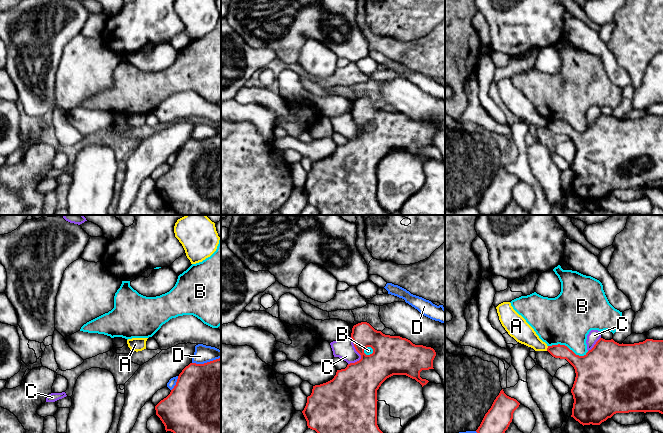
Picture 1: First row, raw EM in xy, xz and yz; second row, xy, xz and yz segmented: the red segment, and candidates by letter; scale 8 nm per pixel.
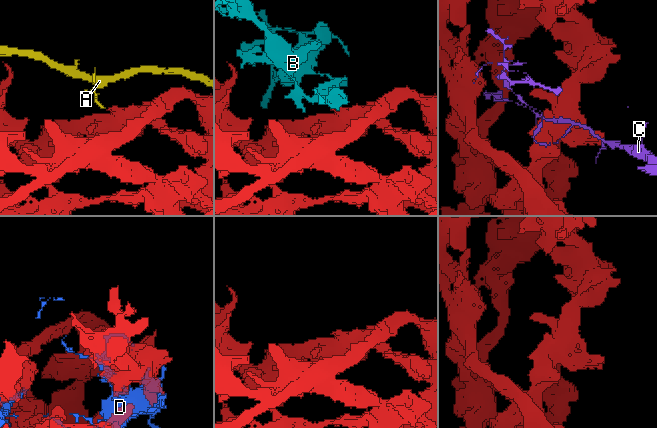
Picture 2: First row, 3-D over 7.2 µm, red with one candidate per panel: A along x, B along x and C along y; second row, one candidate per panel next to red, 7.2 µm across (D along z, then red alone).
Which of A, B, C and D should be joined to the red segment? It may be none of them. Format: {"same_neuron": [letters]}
{"same_neuron": []}

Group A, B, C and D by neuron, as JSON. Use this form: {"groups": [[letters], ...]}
{"groups": [["A"], ["B"], ["C"], ["D"]]}

